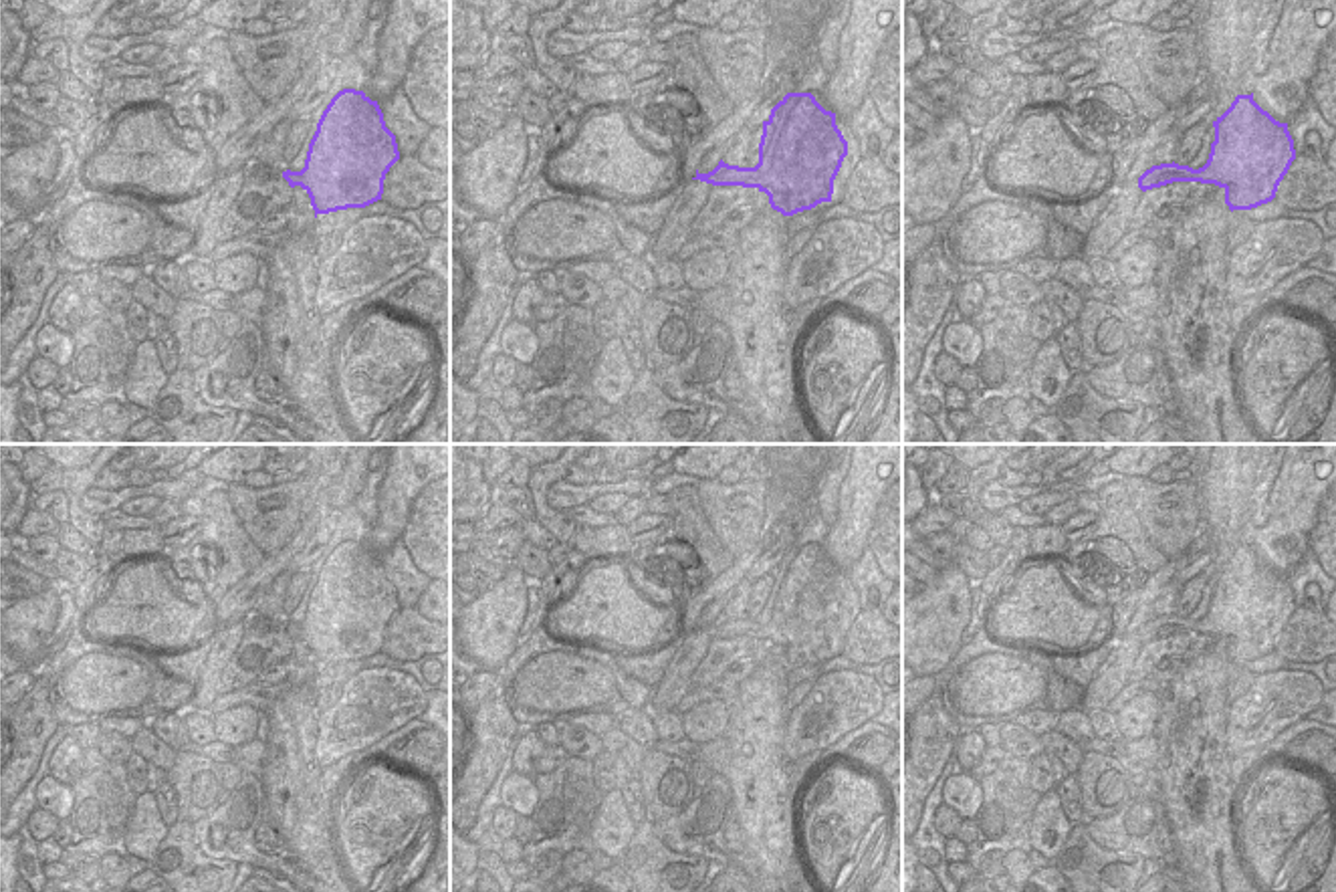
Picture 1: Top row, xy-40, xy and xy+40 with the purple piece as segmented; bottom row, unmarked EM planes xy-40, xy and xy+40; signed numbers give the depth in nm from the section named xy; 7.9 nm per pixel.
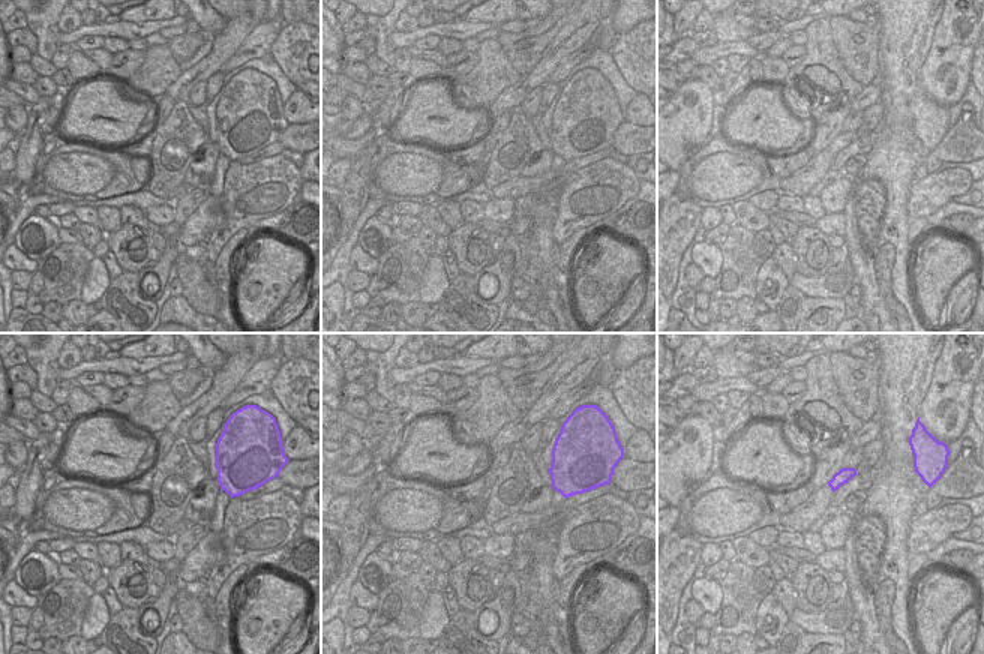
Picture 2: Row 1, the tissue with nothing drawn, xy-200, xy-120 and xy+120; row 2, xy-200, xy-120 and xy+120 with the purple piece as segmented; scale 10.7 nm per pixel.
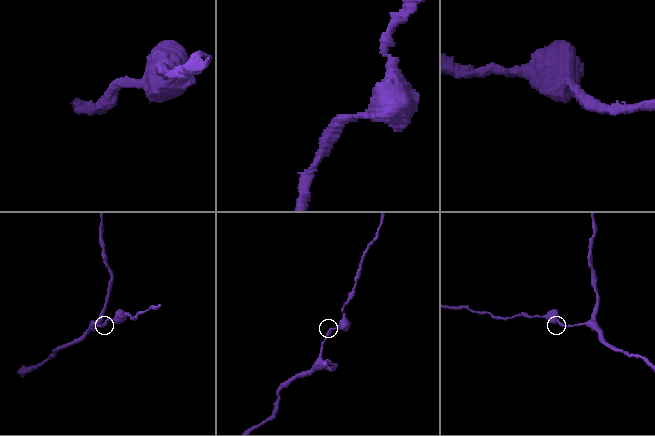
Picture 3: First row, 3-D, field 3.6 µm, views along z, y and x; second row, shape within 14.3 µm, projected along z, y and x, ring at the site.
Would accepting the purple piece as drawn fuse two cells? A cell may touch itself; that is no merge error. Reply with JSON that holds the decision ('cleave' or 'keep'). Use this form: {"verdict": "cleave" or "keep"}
{"verdict": "keep"}

